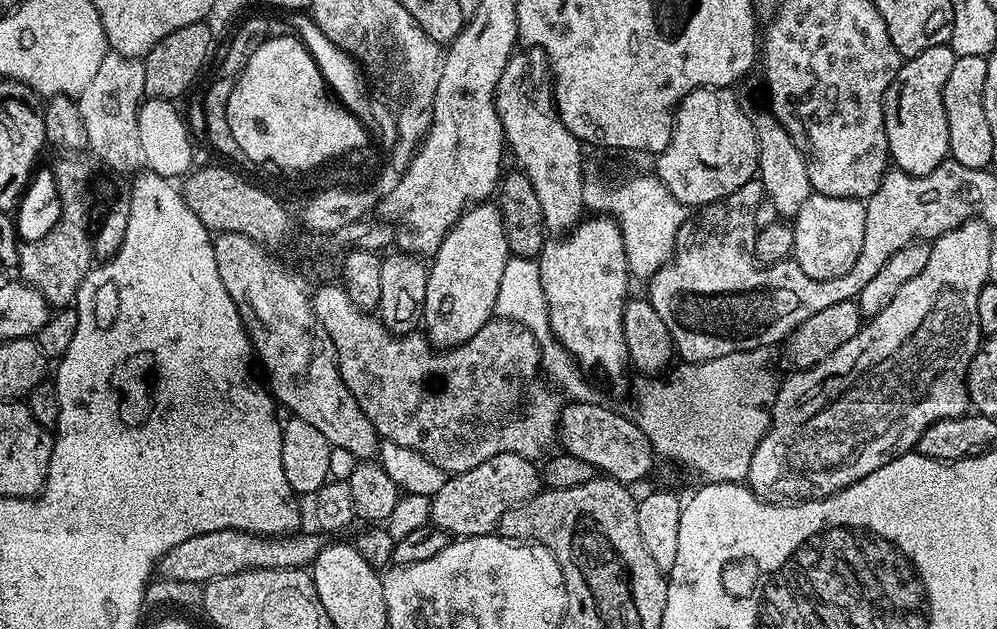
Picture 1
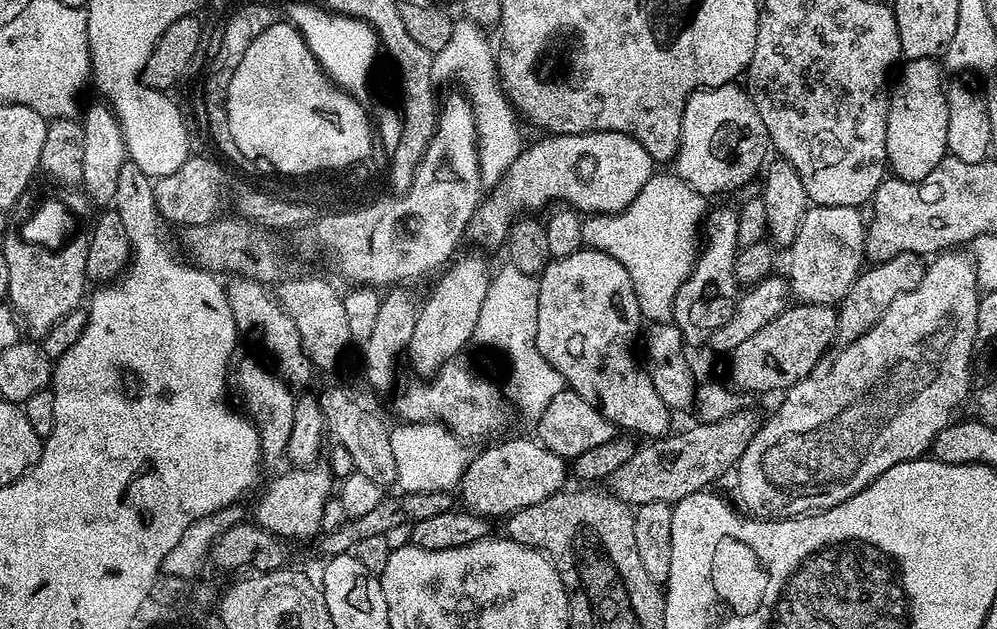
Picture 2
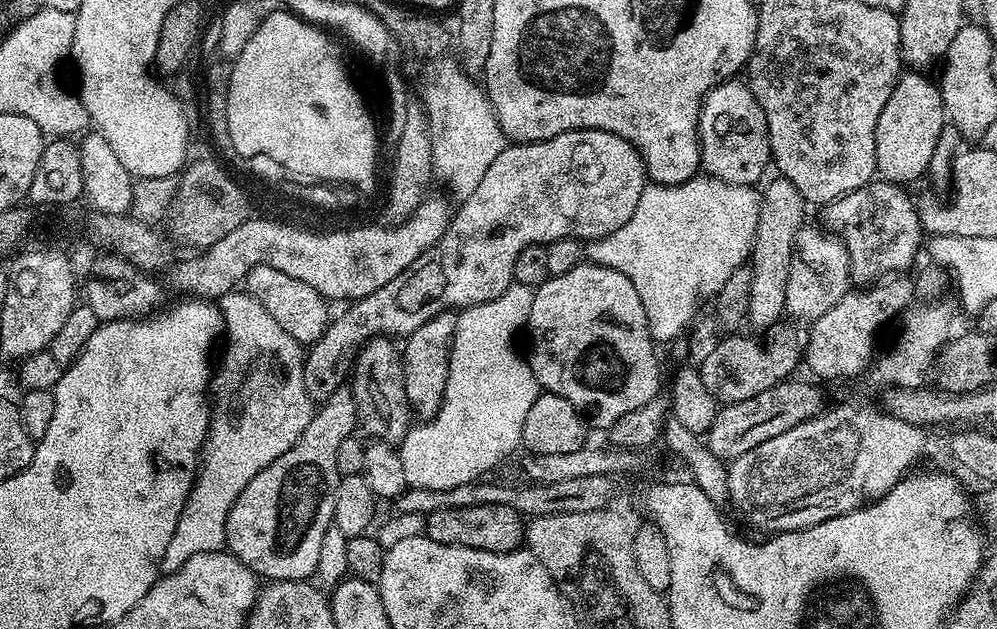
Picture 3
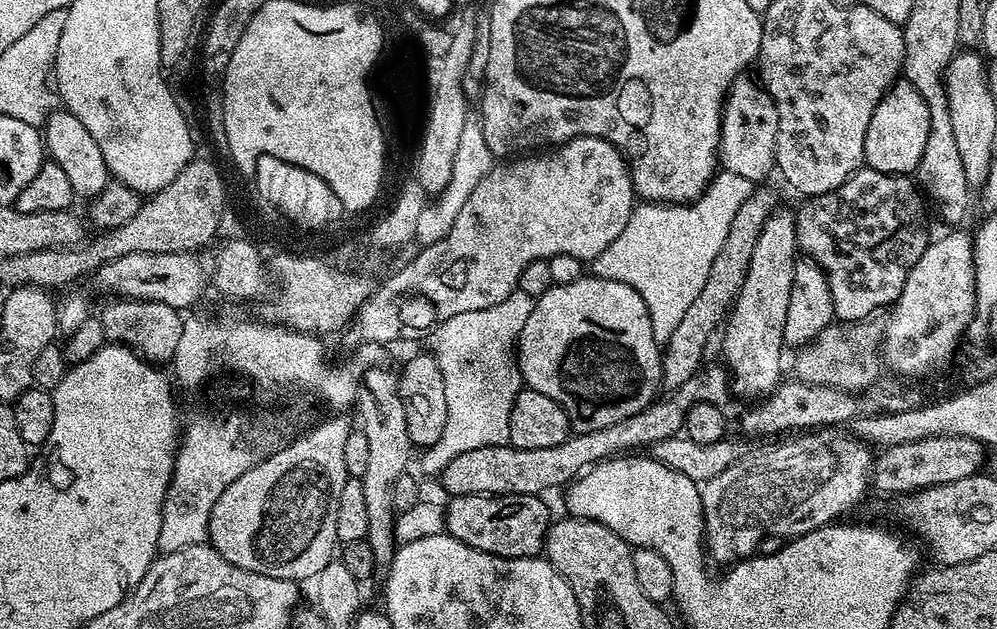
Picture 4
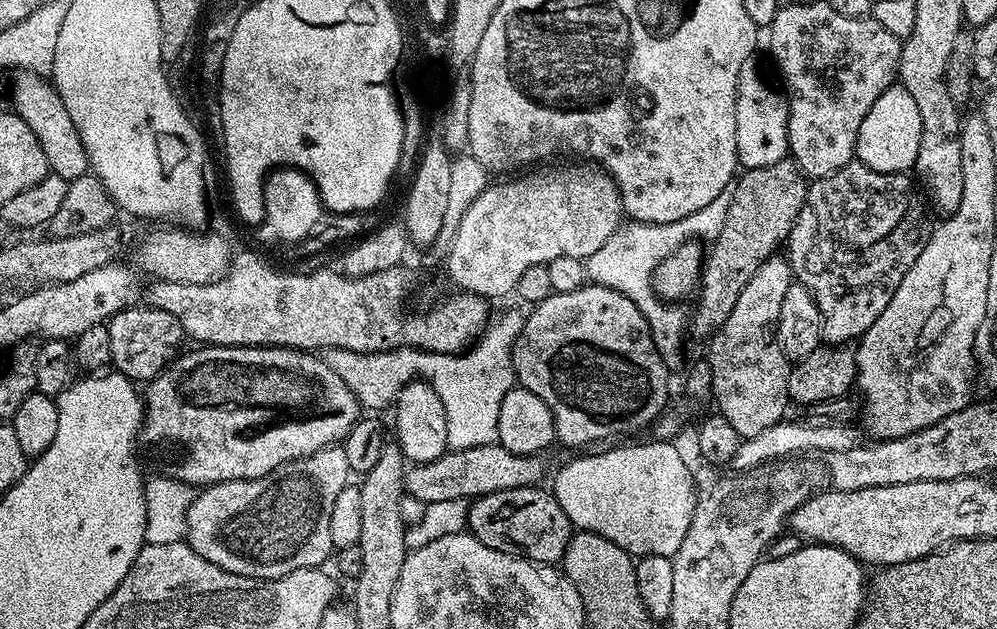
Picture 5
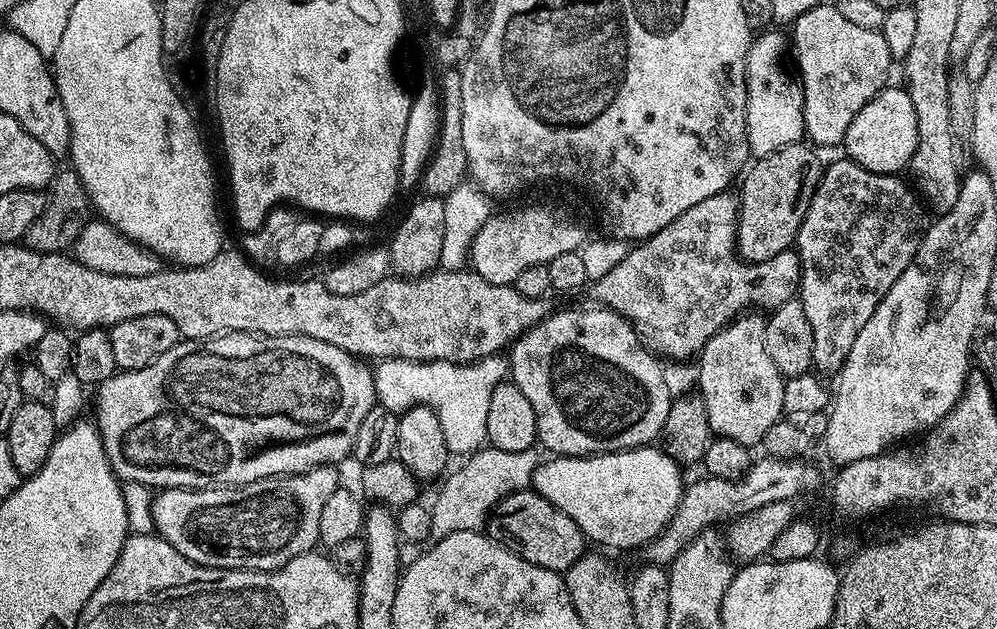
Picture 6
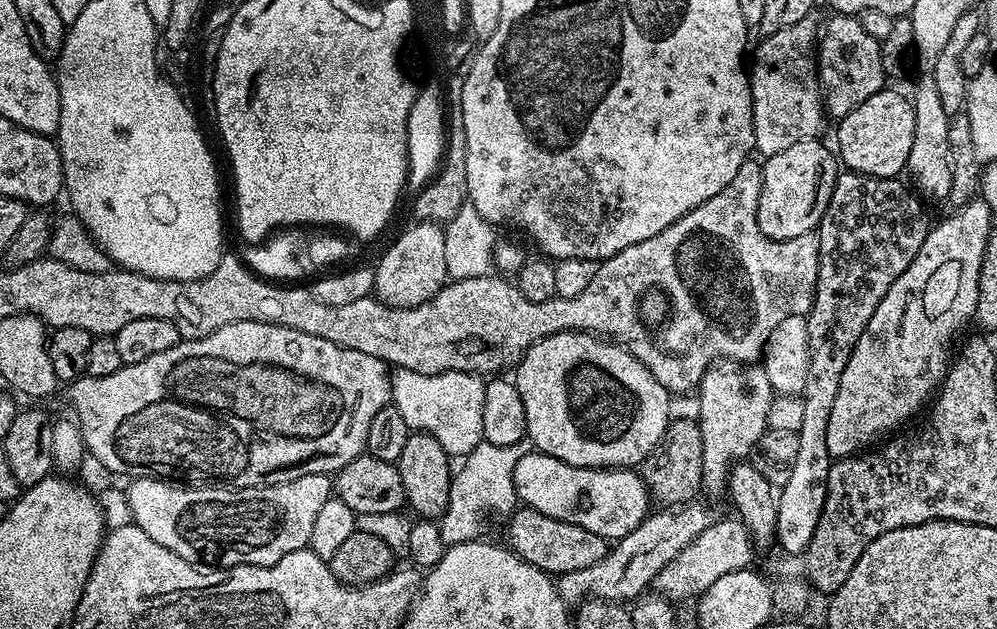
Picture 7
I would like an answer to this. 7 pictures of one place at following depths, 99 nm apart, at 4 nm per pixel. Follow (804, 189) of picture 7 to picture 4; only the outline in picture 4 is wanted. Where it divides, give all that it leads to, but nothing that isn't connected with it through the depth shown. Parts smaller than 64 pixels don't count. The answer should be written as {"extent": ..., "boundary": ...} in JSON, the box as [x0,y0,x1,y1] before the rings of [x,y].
{"extent":[660,186,778,389],"boundary":[[[768,186],[757,187],[750,194],[750,198],[746,198],[746,202],[742,202],[742,210],[738,210],[738,214],[734,214],[734,222],[730,222],[730,234],[726,234],[726,242],[722,242],[722,250],[718,250],[718,258],[714,258],[714,266],[710,266],[710,278],[706,278],[706,286],[702,286],[702,294],[698,294],[698,298],[694,298],[694,302],[690,302],[686,314],[680,316],[674,334],[670,334],[670,338],[662,345],[660,374],[665,389],[681,388],[695,372],[700,371],[705,363],[702,358],[702,350],[706,346],[706,341],[710,338],[710,334],[714,334],[714,330],[721,328],[728,319],[729,311],[736,302],[736,296],[742,290],[742,282],[746,282],[746,274],[750,270],[750,258],[754,258],[754,245],[758,243],[758,234],[762,234],[762,226],[778,207],[775,194],[764,187]]]}

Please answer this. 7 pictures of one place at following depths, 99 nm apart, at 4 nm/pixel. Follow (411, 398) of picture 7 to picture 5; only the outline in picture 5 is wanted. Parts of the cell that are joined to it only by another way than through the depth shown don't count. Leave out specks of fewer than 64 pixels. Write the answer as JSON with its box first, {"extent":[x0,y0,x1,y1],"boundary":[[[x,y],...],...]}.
{"extent":[328,308,525,449],"boundary":[[[512,308],[493,319],[480,334],[480,339],[463,354],[423,352],[420,348],[391,348],[385,352],[355,352],[329,348],[328,364],[346,382],[346,386],[365,409],[384,408],[393,403],[396,395],[412,380],[427,380],[442,398],[446,410],[446,438],[449,449],[473,448],[497,443],[498,409],[502,398],[517,383],[512,365],[512,347],[522,334],[525,313]]]}

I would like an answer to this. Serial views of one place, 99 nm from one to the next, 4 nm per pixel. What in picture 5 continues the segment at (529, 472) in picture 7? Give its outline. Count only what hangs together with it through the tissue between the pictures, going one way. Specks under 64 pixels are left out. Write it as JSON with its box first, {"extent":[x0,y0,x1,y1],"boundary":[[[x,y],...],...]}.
{"extent":[550,440,698,556],"boundary":[[[652,440],[648,444],[624,444],[593,456],[580,454],[556,476],[550,491],[566,510],[573,529],[610,538],[618,546],[644,548],[649,556],[676,555],[682,529],[690,526],[698,487],[675,443]]]}

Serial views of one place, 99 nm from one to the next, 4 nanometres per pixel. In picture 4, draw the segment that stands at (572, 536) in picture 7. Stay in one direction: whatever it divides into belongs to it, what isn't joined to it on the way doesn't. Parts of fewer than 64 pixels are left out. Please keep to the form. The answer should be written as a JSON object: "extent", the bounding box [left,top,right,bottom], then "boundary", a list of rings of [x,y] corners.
{"extent":[444,494,548,560],"boundary":[[[506,494],[505,496],[454,496],[444,508],[444,532],[474,546],[474,550],[489,552],[507,560],[523,556],[540,556],[548,536],[548,508],[540,496]]]}

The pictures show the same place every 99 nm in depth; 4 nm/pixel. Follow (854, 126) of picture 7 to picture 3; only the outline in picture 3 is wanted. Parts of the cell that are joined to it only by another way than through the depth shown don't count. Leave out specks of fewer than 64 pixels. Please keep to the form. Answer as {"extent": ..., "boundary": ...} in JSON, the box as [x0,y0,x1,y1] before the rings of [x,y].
{"extent":[874,70,946,186],"boundary":[[[920,70],[901,71],[896,80],[894,90],[890,90],[890,99],[882,106],[882,114],[878,114],[878,130],[874,130],[874,154],[876,155],[876,171],[885,181],[901,186],[908,186],[911,180],[923,177],[930,166],[930,158],[934,158],[934,146],[938,146],[938,138],[946,127],[944,103],[937,81],[927,80]]]}

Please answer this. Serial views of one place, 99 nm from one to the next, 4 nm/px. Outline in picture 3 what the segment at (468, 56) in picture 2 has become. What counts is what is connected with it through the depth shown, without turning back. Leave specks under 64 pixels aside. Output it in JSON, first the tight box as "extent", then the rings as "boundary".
{"extent":[424,58,506,198],"boundary":[[[436,58],[429,63],[432,65],[424,76],[424,104],[436,112],[436,124],[440,127],[440,140],[438,136],[434,144],[435,163],[439,171],[441,168],[448,175],[448,184],[456,198],[463,198],[474,194],[494,158],[506,147],[506,137],[487,92],[457,61],[455,64],[448,59]]]}

